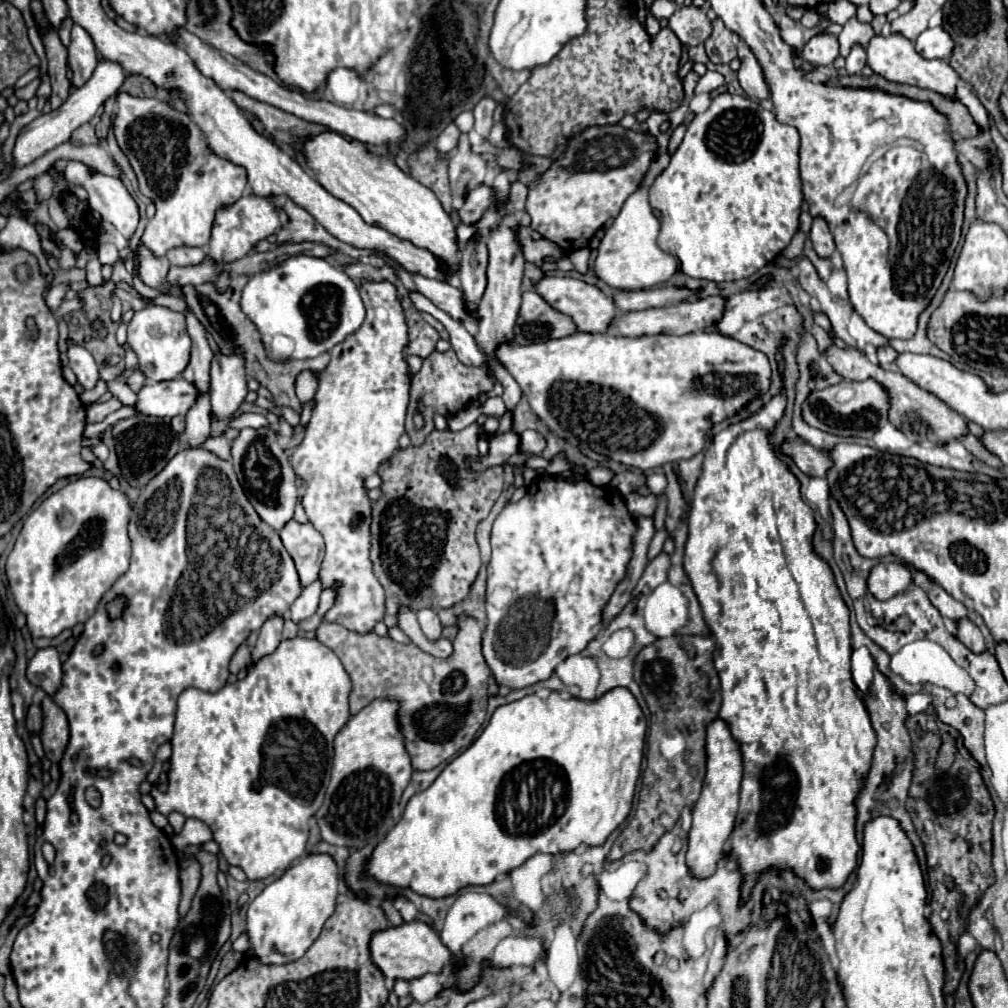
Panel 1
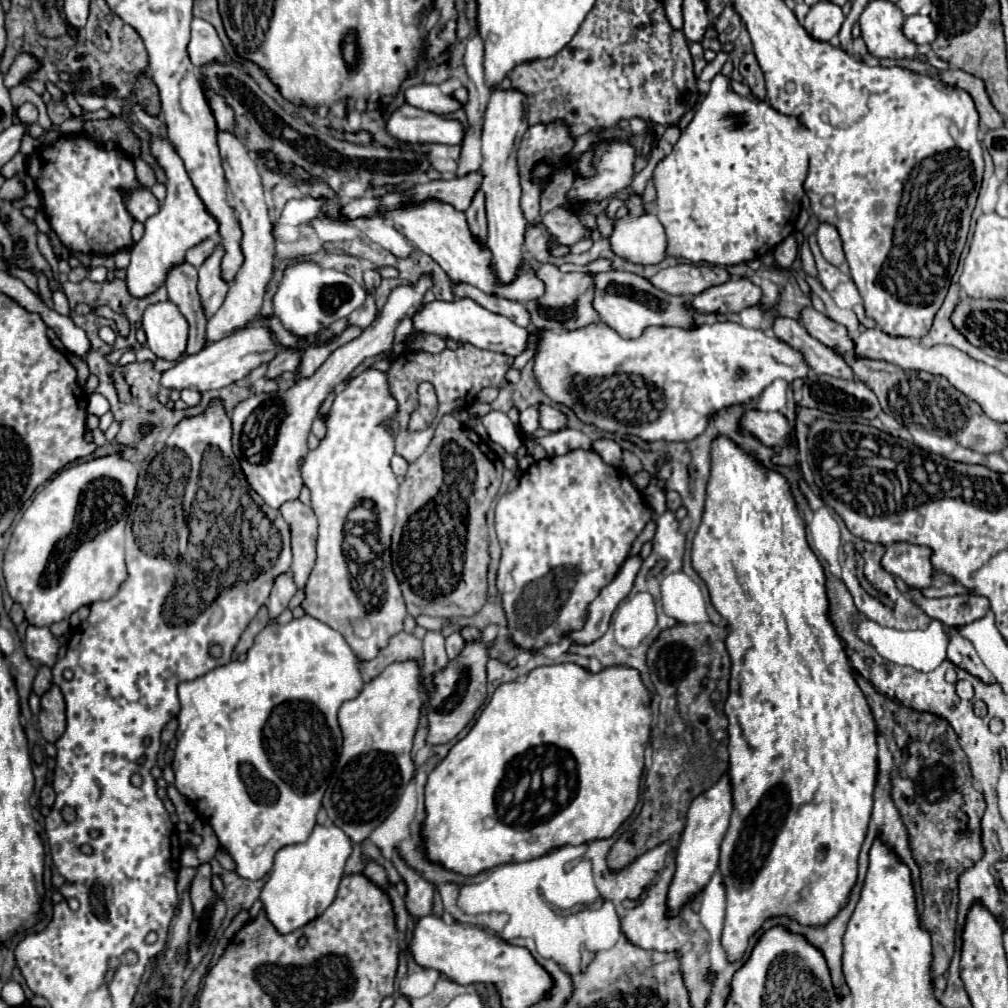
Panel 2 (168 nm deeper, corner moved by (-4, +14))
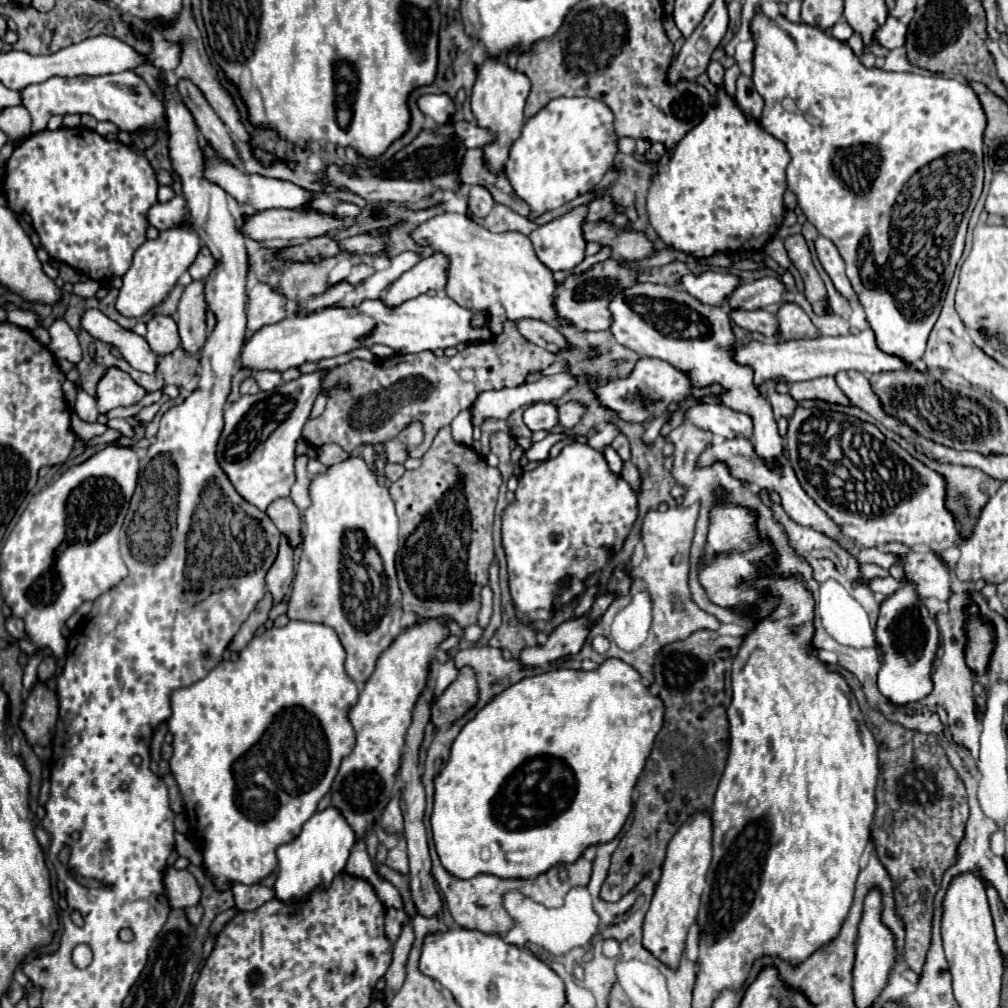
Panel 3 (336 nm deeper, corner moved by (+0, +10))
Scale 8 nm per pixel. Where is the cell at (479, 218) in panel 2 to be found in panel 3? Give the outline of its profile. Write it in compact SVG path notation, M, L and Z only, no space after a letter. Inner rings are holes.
M471 186L471 190L469 190L469 210L473 212L473 216L485 218L491 212L493 206L495 206L495 200L493 200L493 196L487 188Z

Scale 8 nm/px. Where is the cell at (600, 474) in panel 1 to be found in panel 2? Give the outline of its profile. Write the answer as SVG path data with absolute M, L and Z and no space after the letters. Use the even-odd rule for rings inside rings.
M595 440L593 450L603 458L605 464L609 464L613 468L621 468L623 452L621 452L619 444L615 444L613 440Z

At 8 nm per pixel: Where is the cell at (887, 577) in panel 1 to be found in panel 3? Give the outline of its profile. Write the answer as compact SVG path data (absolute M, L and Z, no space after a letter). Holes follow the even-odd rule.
M891 542L883 546L885 552L895 552L903 558L905 576L909 582L917 584L917 594L925 598L937 598L937 600L949 600L951 596L951 570L949 566L933 552L919 552L909 550L903 544Z

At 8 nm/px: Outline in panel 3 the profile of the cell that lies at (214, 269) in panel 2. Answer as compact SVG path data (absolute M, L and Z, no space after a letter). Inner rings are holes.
M195 280L185 288L179 300L179 310L177 310L181 348L189 356L197 356L207 340L205 312L207 312L207 304L203 298L203 284Z

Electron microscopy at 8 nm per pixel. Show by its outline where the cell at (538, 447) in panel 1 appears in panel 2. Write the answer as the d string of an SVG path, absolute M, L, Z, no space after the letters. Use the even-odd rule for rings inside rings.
M539 406L539 426L547 432L557 432L567 424L567 418L561 410L553 406Z

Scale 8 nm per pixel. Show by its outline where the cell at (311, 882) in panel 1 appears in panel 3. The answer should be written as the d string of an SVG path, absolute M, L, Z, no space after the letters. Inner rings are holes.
M329 806L321 812L315 812L301 828L299 836L283 846L277 848L277 882L275 882L275 896L285 902L301 902L313 888L321 886L327 888L331 880L343 872L349 854L355 846L355 832L343 818L341 810Z

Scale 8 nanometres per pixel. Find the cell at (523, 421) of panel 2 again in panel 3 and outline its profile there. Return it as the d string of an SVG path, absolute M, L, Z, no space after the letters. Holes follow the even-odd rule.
M551 402L533 404L533 406L529 406L525 410L523 420L533 432L537 432L537 430L553 430L557 426L557 422L559 422L559 410Z

